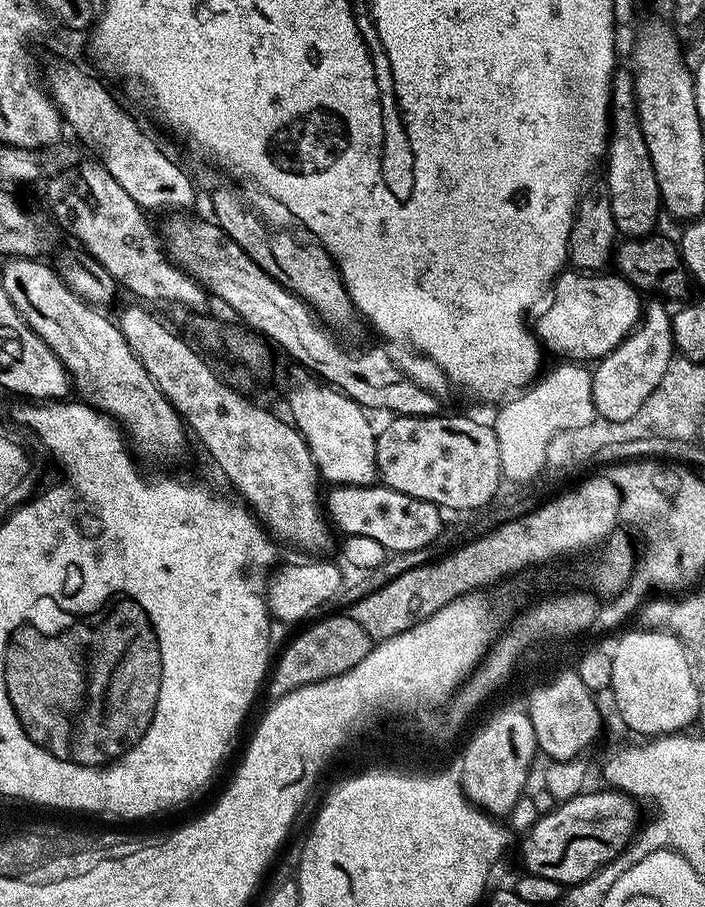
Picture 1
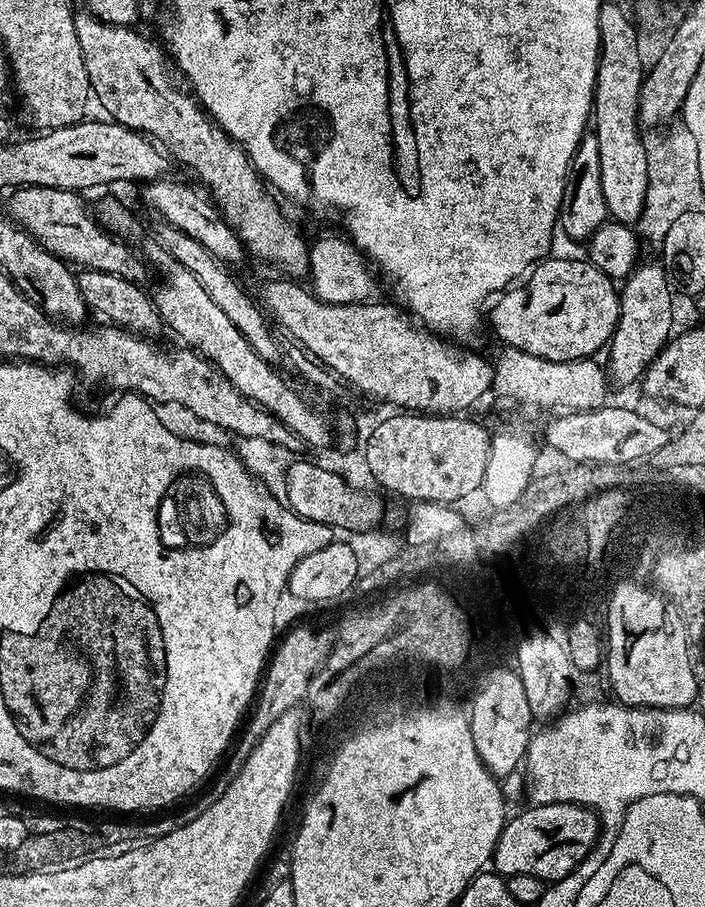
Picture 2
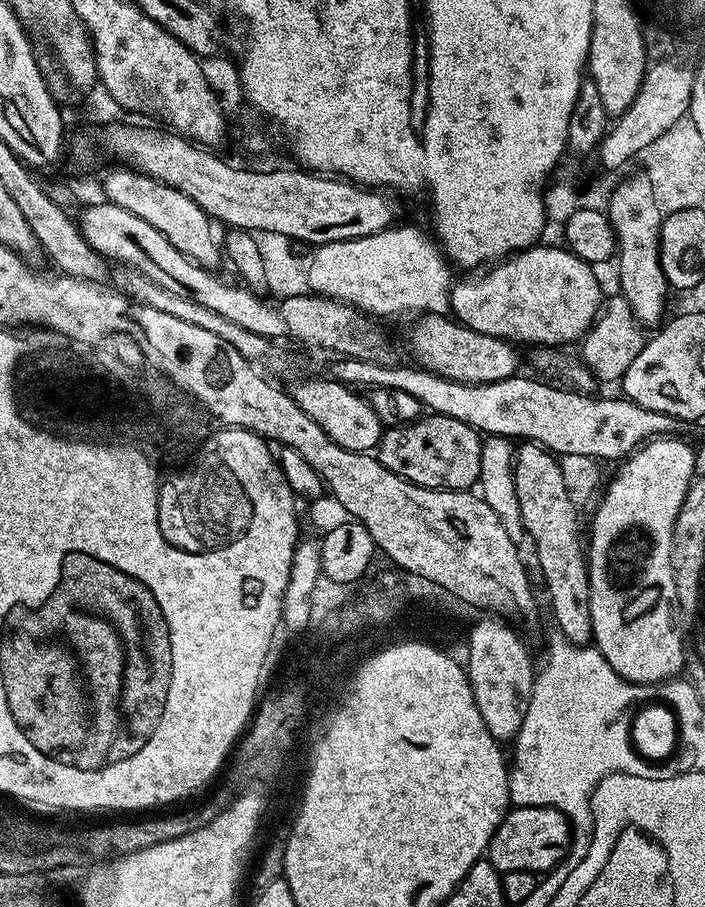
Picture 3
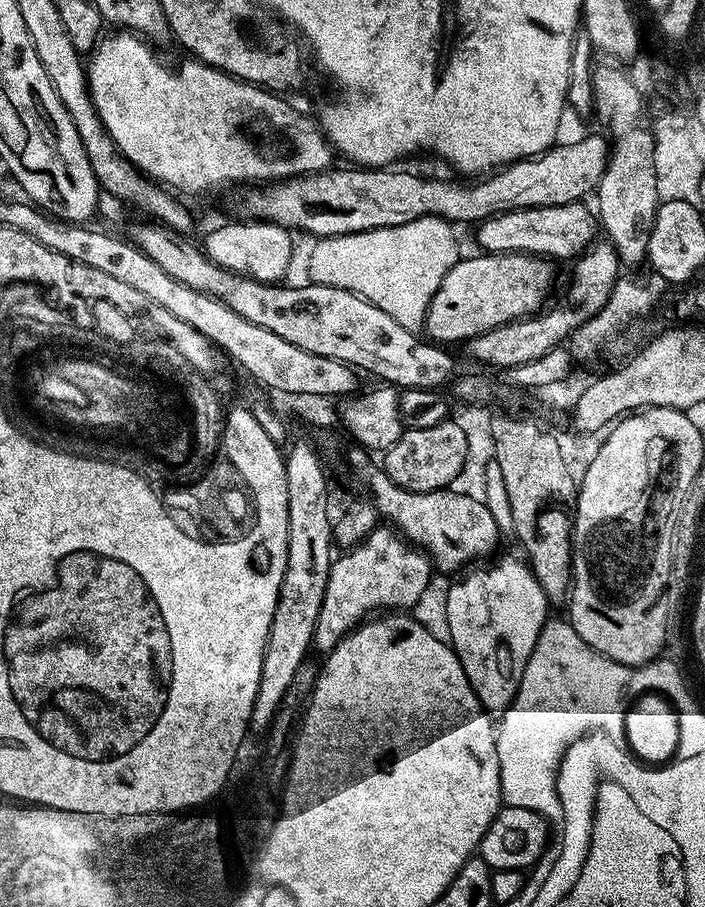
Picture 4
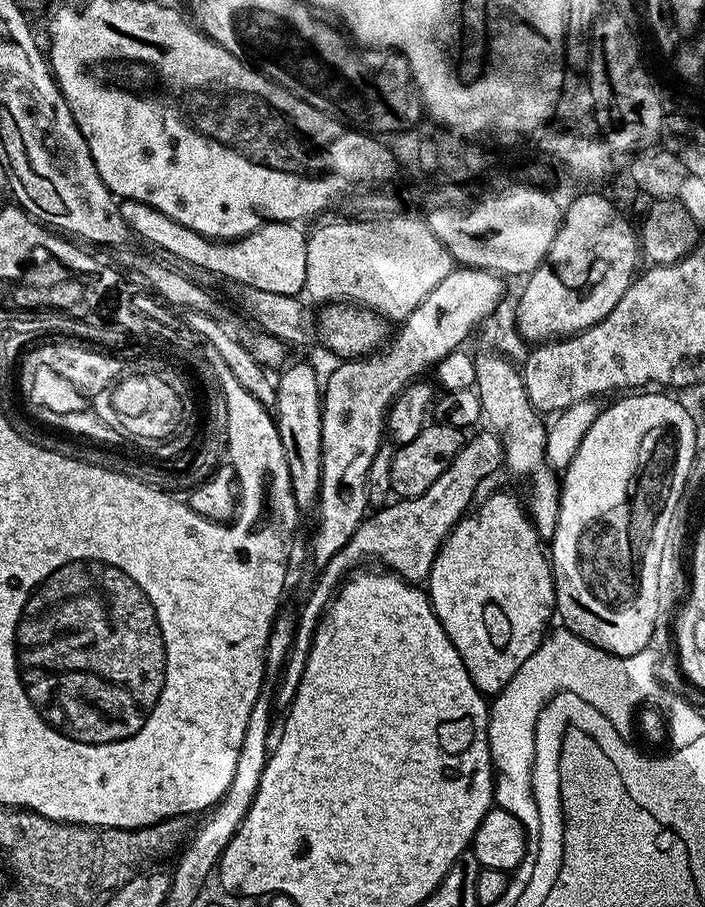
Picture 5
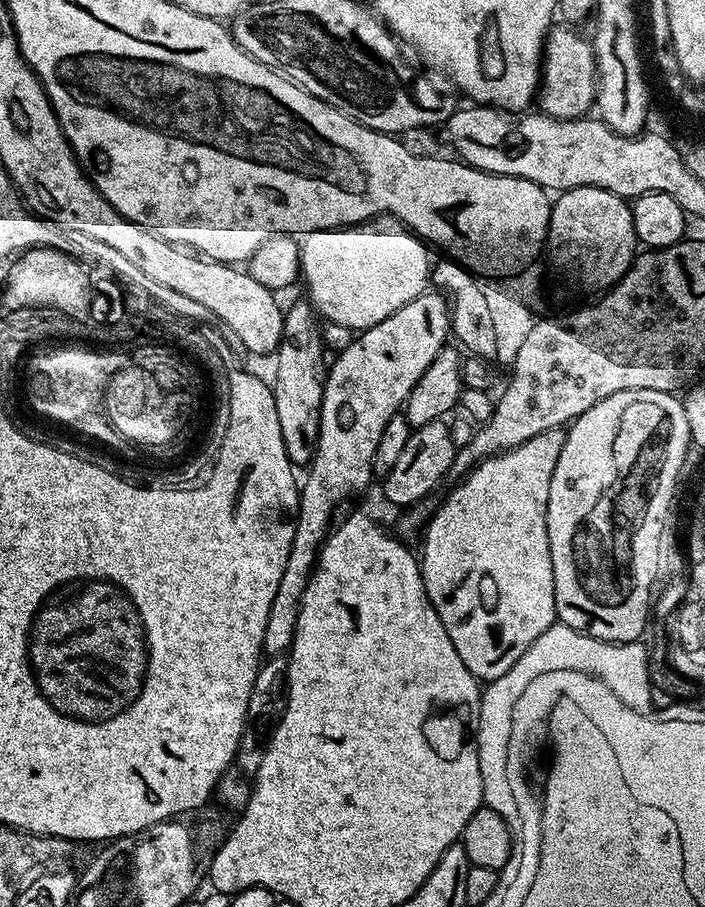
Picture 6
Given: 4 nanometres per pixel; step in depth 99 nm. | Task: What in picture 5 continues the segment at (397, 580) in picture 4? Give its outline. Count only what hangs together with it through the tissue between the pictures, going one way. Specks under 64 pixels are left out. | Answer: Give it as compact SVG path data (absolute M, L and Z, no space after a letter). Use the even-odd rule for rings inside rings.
M481 430L477 436L468 436L463 446L454 454L450 466L442 470L442 474L422 494L409 500L403 498L393 499L383 506L377 507L371 514L365 515L364 521L354 530L350 542L334 554L328 563L319 569L320 577L304 604L304 609L294 620L292 641L288 656L284 660L284 667L278 673L280 681L274 691L274 708L277 713L287 713L296 697L296 687L300 684L302 670L306 670L306 658L312 649L314 634L320 624L320 618L336 595L338 585L347 577L348 573L359 569L360 564L369 556L377 560L377 565L383 566L393 576L401 576L409 582L427 581L430 570L434 566L434 558L443 546L445 538L452 527L473 507L476 490L480 480L487 475L497 475L504 462L504 448L500 439L492 432Z

